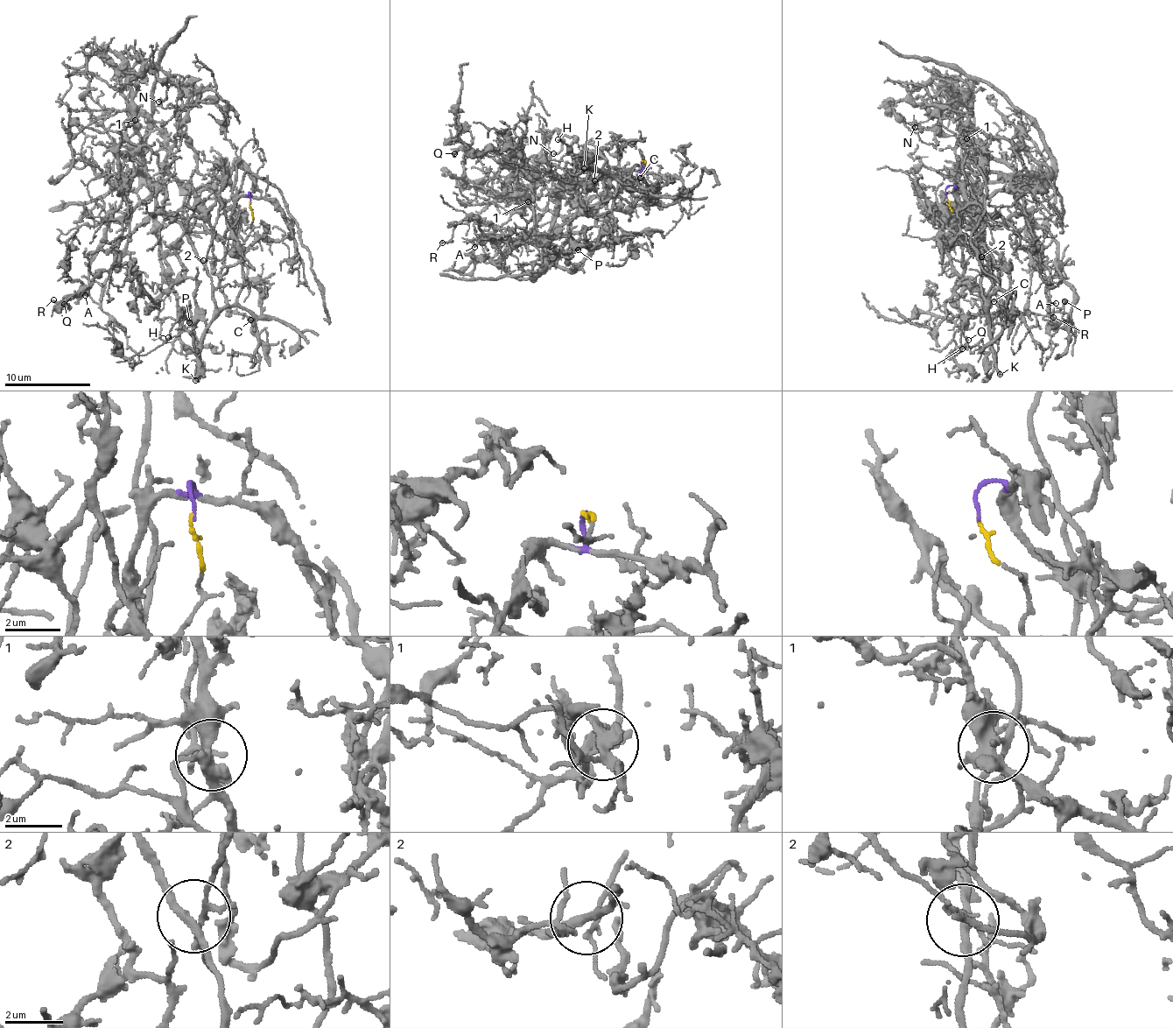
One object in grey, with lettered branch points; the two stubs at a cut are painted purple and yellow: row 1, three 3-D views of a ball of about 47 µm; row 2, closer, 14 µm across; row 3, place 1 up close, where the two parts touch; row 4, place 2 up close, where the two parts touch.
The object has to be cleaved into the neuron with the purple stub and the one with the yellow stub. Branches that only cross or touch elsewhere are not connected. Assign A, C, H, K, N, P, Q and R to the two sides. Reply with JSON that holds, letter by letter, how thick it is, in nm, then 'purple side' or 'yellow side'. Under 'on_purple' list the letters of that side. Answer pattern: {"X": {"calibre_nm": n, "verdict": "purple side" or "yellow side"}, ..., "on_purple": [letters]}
{"A": {"calibre_nm": 130, "verdict": "purple side"}, "C": {"calibre_nm": 140, "verdict": "yellow side"}, "H": {"calibre_nm": 110, "verdict": "yellow side"}, "K": {"calibre_nm": 280, "verdict": "yellow side"}, "N": {"calibre_nm": 160, "verdict": "purple side"}, "P": {"calibre_nm": 130, "verdict": "purple side"}, "Q": {"calibre_nm": 150, "verdict": "yellow side"}, "R": {"calibre_nm": 160, "verdict": "purple side"}, "on_purple": ["A", "N", "P", "R"]}

